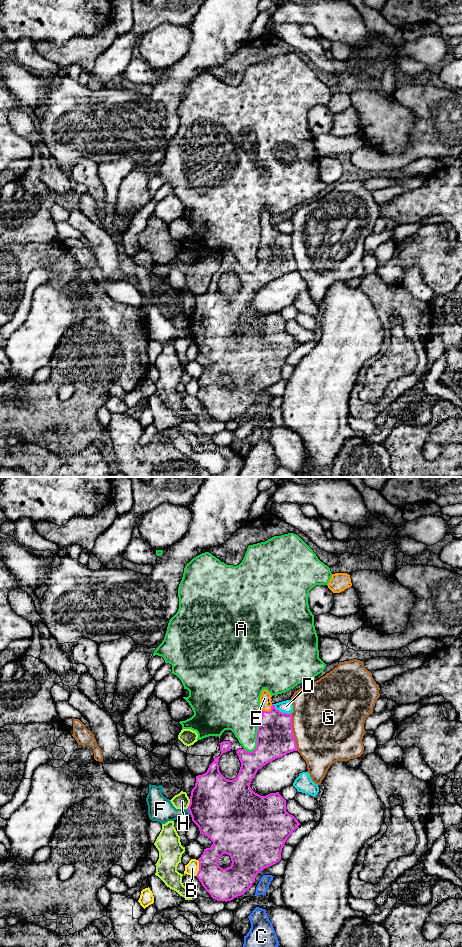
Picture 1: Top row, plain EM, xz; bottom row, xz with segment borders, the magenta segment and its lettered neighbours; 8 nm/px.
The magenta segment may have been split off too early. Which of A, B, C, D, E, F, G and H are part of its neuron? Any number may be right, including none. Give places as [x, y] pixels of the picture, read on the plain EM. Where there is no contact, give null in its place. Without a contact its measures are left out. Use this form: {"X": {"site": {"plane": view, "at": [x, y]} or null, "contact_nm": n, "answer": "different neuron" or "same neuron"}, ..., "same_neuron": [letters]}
{"A": {"site": {"plane": "xz", "at": [257, 254]}, "contact_nm": 360, "answer": "different neuron"}, "B": {"site": {"plane": "xz", "at": [199, 388]}, "contact_nm": 130, "answer": "different neuron"}, "C": {"site": {"plane": "xz", "at": [261, 389]}, "contact_nm": 40, "answer": "different neuron"}, "D": {"site": {"plane": "xz", "at": [281, 232]}, "contact_nm": 170, "answer": "different neuron"}, "E": {"site": {"plane": "xz", "at": [269, 231]}, "contact_nm": 100, "answer": "same neuron"}, "F": {"site": {"plane": "xz", "at": [189, 331]}, "contact_nm": 60, "answer": "different neuron"}, "G": {"site": {"plane": "xz", "at": [292, 252]}, "contact_nm": 300, "answer": "different neuron"}, "H": {"site": {"plane": "xz", "at": [189, 324]}, "contact_nm": 90, "answer": "different neuron"}, "same_neuron": ["E"]}

